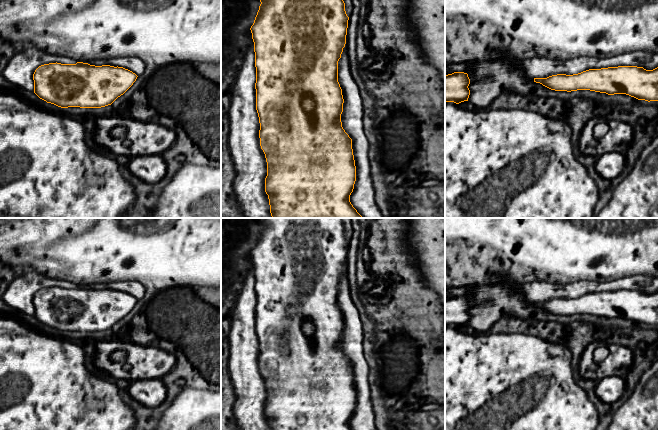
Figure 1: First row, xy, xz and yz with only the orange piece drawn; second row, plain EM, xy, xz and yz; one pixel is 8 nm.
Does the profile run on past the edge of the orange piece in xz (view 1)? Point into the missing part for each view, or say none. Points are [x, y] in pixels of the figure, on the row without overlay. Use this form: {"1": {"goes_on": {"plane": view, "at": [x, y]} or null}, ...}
{"1": {"goes_on": null}}

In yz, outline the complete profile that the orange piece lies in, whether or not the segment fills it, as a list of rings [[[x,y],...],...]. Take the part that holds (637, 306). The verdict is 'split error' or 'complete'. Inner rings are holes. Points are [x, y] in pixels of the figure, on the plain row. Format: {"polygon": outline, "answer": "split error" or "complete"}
{"polygon": [[[618,290],[601,293],[589,293],[578,298],[557,298],[547,302],[534,302],[534,306],[555,315],[590,314],[608,319],[626,318],[638,324],[658,325],[658,291],[646,294],[637,290]]], "answer": "complete"}

